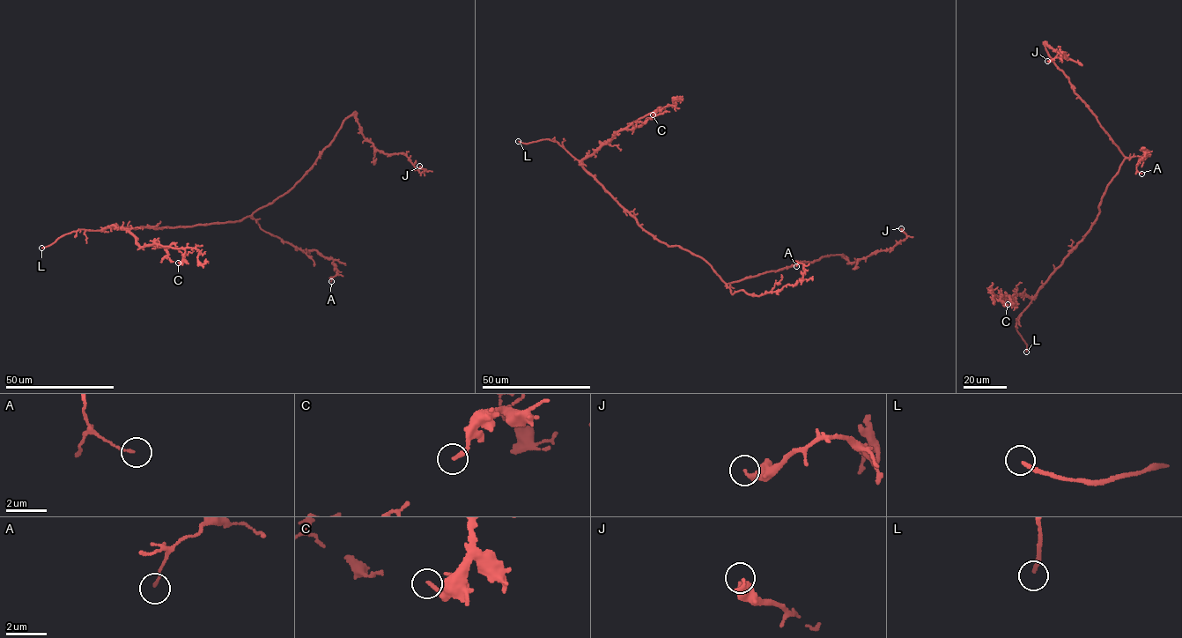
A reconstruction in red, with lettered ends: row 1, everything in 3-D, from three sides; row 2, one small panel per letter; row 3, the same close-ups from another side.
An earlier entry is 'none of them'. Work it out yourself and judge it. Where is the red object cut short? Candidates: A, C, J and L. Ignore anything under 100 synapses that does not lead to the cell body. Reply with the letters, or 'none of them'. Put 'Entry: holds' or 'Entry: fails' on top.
Entry: fails
L

